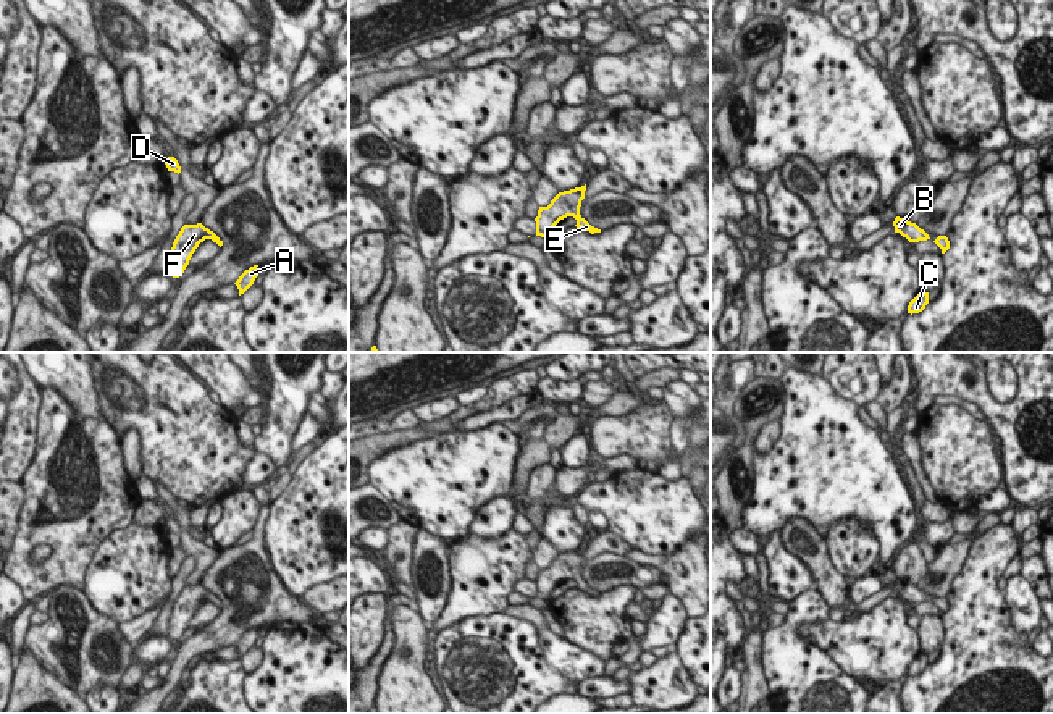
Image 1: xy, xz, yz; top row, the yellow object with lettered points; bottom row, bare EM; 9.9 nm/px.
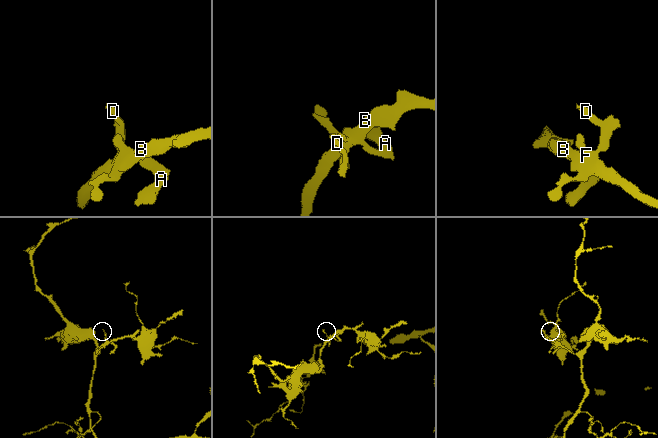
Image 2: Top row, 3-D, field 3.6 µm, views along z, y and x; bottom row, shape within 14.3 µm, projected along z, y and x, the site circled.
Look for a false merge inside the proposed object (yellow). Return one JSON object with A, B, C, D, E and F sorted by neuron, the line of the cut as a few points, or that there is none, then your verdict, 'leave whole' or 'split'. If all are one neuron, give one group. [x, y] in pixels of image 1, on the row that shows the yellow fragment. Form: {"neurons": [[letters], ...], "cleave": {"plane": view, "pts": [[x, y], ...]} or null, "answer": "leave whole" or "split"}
{"neurons": [["A", "B", "C", "D", "E", "F"]], "cleave": null, "answer": "leave whole"}

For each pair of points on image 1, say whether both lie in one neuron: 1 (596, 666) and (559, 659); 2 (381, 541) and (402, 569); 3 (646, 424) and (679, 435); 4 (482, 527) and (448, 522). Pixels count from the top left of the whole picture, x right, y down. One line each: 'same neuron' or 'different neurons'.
1: same neuron
2: different neurons
3: different neurons
4: different neurons

